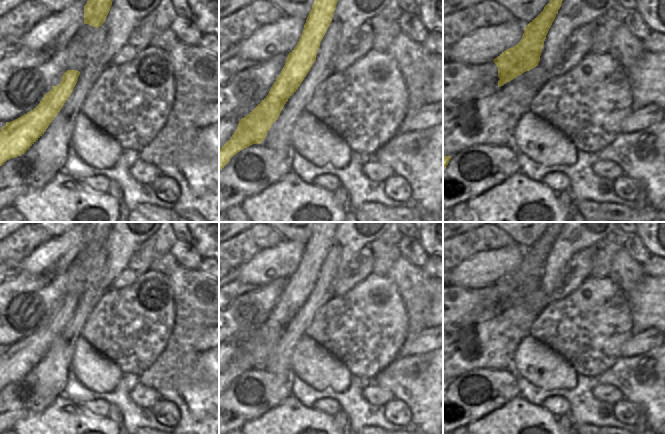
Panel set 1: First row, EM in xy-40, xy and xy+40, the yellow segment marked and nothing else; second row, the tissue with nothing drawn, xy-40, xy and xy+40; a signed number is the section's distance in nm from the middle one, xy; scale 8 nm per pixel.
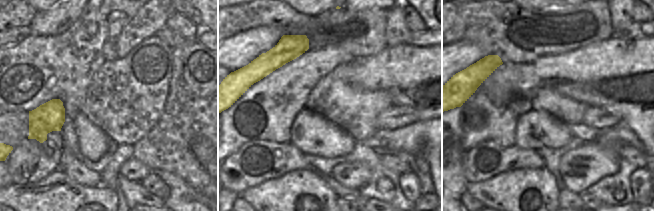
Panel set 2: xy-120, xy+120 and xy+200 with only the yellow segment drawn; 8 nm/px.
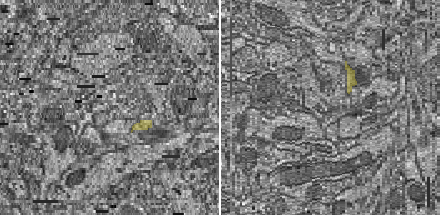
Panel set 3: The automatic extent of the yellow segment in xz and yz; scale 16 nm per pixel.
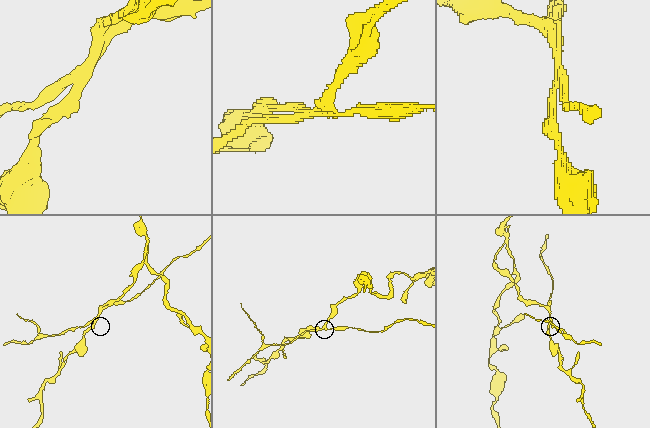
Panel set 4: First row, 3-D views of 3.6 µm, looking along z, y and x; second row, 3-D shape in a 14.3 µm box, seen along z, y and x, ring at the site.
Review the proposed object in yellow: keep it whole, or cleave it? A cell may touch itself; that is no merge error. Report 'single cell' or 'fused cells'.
fused cells

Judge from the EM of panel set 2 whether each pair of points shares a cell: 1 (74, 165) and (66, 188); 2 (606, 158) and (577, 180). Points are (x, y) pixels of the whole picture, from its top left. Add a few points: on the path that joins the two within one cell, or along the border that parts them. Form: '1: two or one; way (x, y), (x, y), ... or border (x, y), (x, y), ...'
1: two; border (59, 168), (70, 178), (91, 187)
2: one; way (599, 164), (584, 178)

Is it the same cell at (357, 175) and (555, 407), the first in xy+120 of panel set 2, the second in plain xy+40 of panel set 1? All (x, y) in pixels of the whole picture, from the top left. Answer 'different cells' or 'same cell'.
same cell

